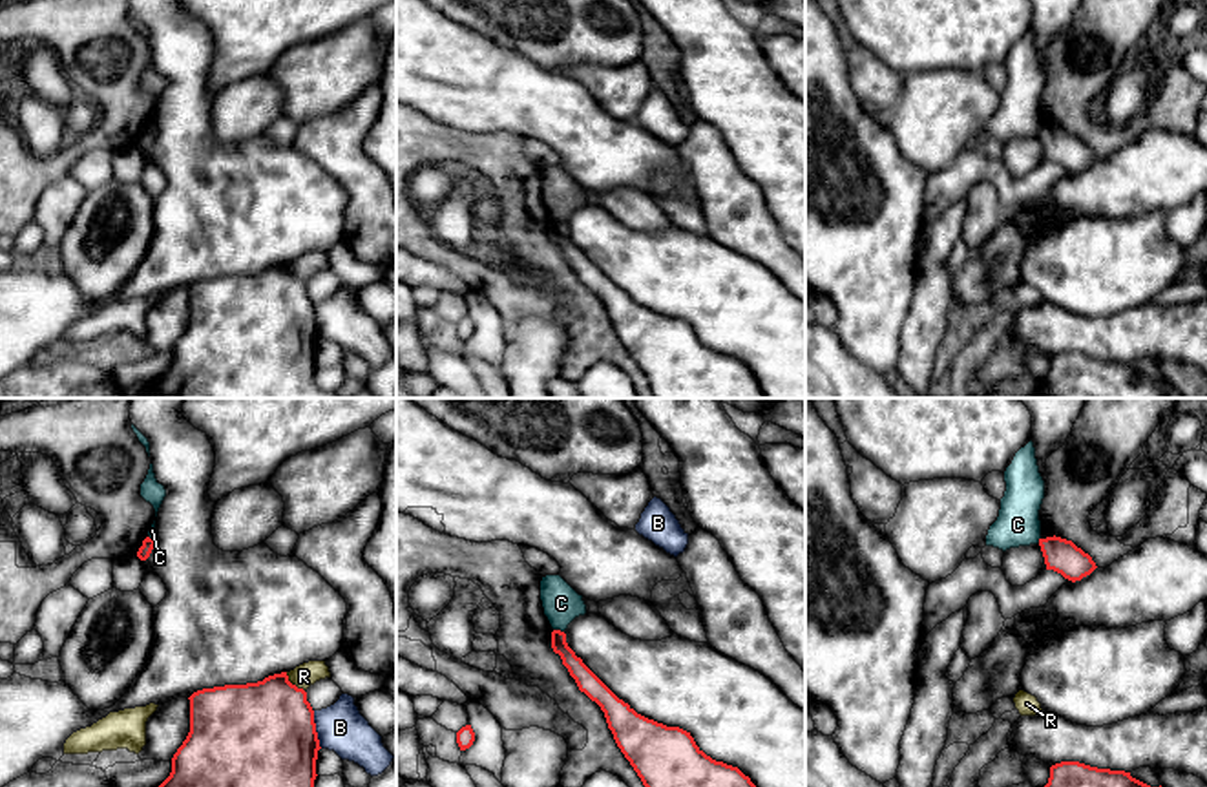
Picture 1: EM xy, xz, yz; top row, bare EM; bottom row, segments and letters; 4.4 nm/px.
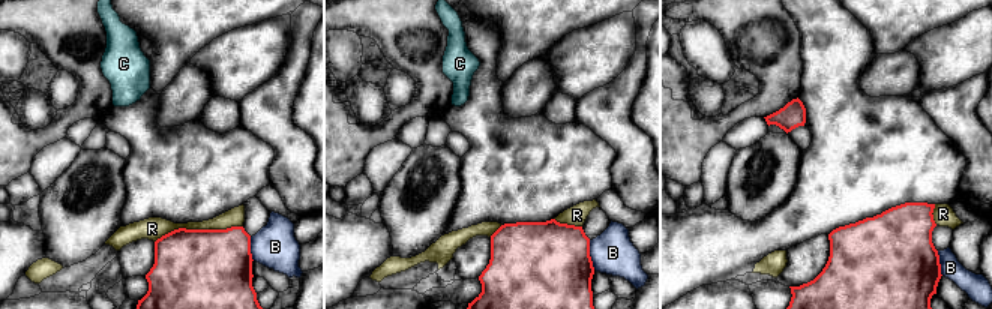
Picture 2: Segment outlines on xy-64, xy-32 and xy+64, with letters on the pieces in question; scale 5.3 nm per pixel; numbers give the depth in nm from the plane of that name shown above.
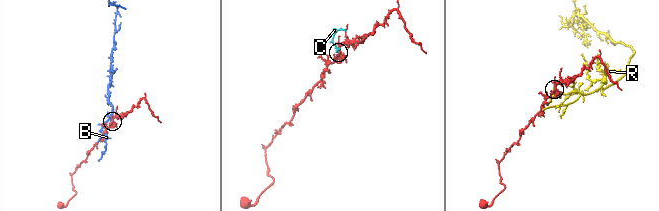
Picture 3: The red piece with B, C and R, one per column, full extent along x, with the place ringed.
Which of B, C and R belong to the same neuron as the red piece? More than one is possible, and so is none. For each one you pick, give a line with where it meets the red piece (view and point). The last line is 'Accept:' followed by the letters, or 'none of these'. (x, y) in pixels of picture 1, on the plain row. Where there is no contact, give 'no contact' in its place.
Accept: none of these

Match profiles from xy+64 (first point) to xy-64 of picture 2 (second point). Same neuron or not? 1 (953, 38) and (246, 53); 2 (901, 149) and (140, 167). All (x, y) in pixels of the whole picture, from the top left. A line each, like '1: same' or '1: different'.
1: same
2: same

